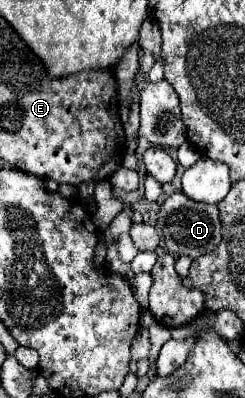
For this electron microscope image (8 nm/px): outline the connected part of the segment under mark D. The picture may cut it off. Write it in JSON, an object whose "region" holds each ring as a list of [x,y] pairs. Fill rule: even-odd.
{"region":[[[175,192],[169,198],[165,198],[159,212],[159,228],[161,228],[167,252],[177,254],[177,256],[183,254],[189,258],[199,258],[211,252],[213,248],[217,248],[221,242],[221,220],[219,220],[217,206],[193,202],[181,192]]]}

